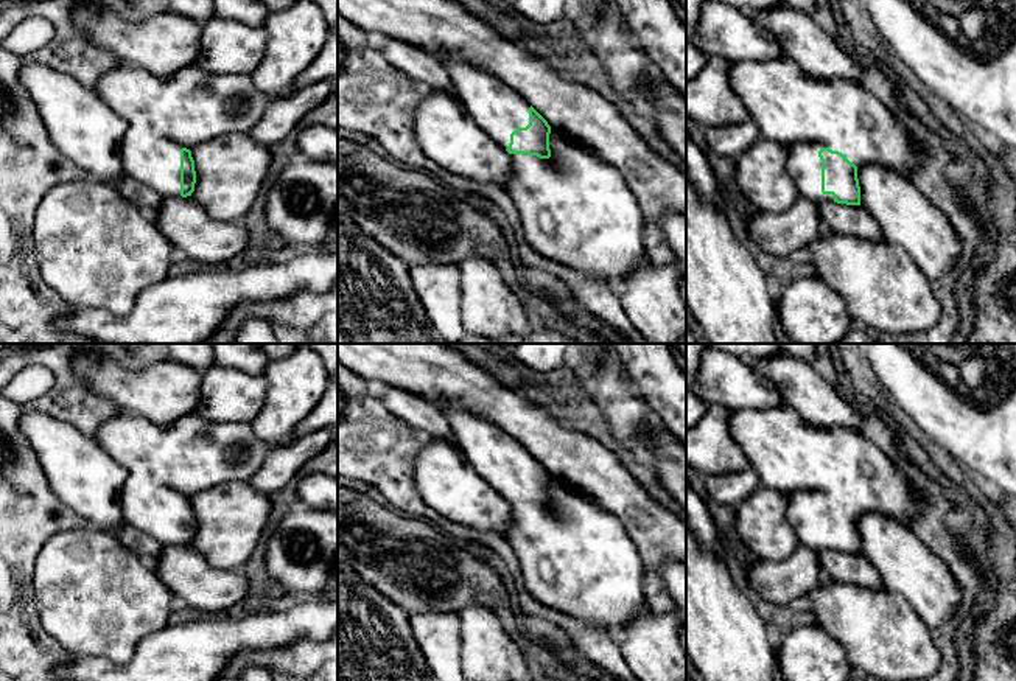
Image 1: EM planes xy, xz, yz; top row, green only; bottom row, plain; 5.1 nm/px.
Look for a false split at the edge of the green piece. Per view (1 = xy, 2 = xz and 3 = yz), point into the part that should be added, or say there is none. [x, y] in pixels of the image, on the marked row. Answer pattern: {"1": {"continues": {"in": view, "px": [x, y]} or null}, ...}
{"1": {"continues": {"in": "xy", "px": [192, 106]}}, "2": {"continues": {"in": "xz", "px": [576, 209]}}, "3": {"continues": {"in": "yz", "px": [805, 114]}}}

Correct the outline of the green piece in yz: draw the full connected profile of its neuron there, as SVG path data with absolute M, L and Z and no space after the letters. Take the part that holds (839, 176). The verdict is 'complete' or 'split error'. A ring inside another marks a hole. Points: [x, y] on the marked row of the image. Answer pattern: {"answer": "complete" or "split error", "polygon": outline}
{"answer": "split error", "polygon": "M783 56L731 64L730 84L758 126L761 138L787 148L787 173L800 196L815 204L834 201L860 205L860 165L885 166L904 176L923 165L907 127L857 82L842 78L817 79Z"}

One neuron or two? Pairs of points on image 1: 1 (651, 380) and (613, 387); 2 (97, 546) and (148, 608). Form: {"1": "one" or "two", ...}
{"1": "two", "2": "one"}

